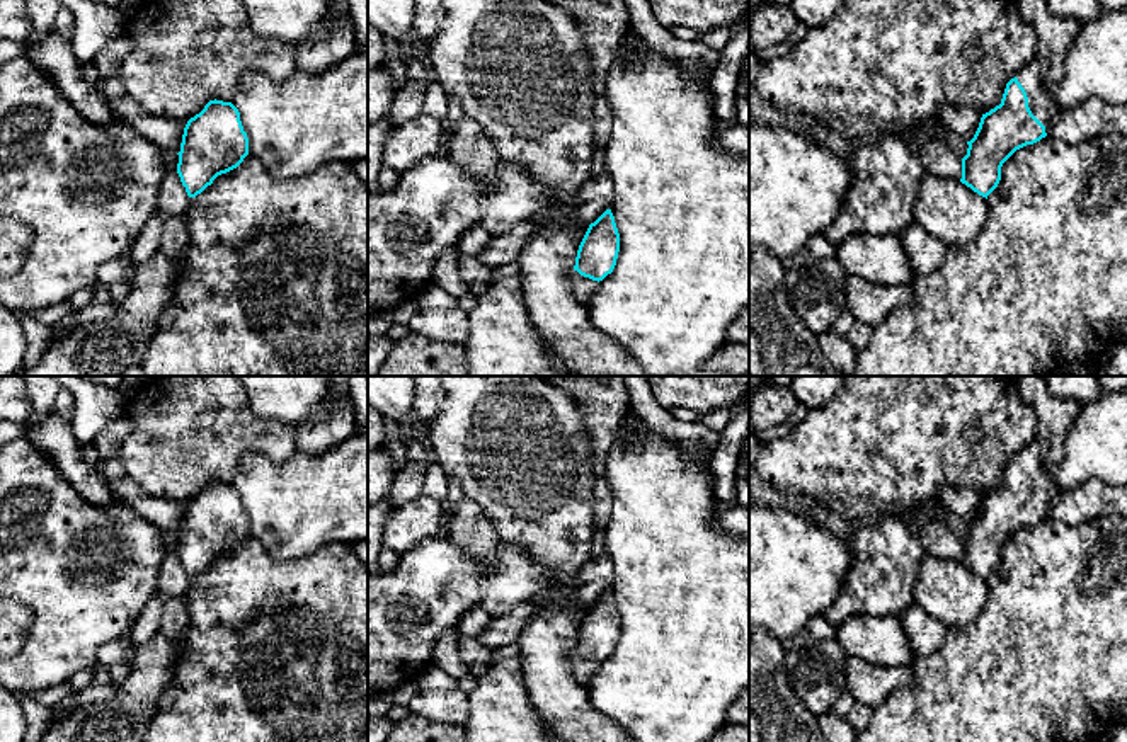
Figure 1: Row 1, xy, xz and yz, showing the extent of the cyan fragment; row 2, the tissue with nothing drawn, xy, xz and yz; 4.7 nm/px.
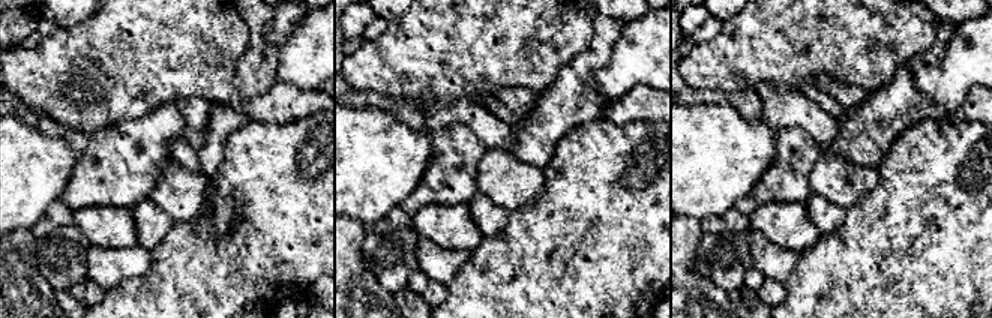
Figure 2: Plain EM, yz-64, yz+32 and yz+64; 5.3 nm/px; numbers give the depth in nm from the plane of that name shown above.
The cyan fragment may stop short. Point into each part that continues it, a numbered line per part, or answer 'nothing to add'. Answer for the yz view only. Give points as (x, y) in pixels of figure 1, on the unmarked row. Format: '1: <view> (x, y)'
1: yz (1056, 417)

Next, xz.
1: xz (583, 669)

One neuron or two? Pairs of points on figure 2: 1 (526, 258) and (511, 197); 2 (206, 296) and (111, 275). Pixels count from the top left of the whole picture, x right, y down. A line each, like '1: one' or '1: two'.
1: two
2: two

